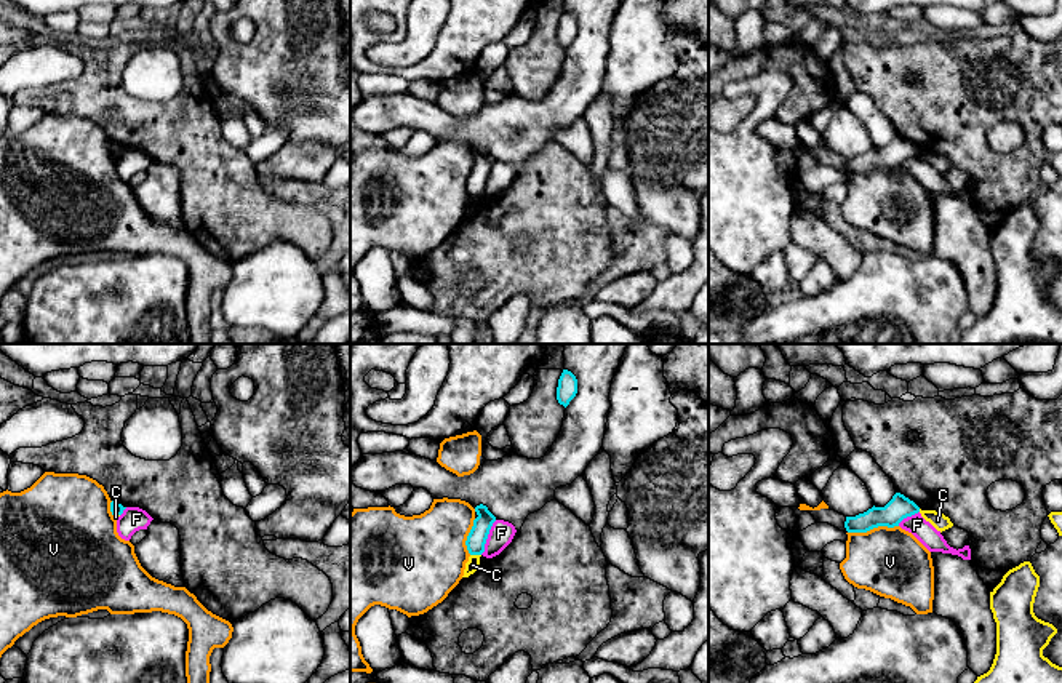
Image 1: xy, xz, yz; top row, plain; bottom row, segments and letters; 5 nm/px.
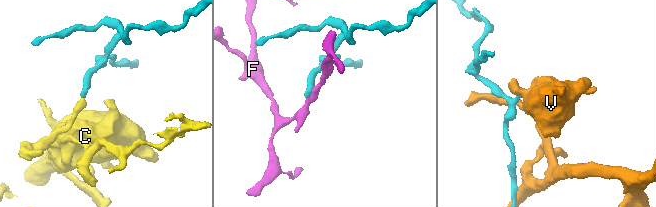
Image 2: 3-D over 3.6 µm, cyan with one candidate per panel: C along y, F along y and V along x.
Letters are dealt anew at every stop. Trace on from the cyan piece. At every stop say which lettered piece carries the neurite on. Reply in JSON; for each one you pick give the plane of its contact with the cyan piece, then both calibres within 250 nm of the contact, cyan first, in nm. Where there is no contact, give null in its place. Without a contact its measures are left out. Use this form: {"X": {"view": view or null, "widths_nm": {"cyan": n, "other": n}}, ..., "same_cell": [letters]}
{"same_cell": []}

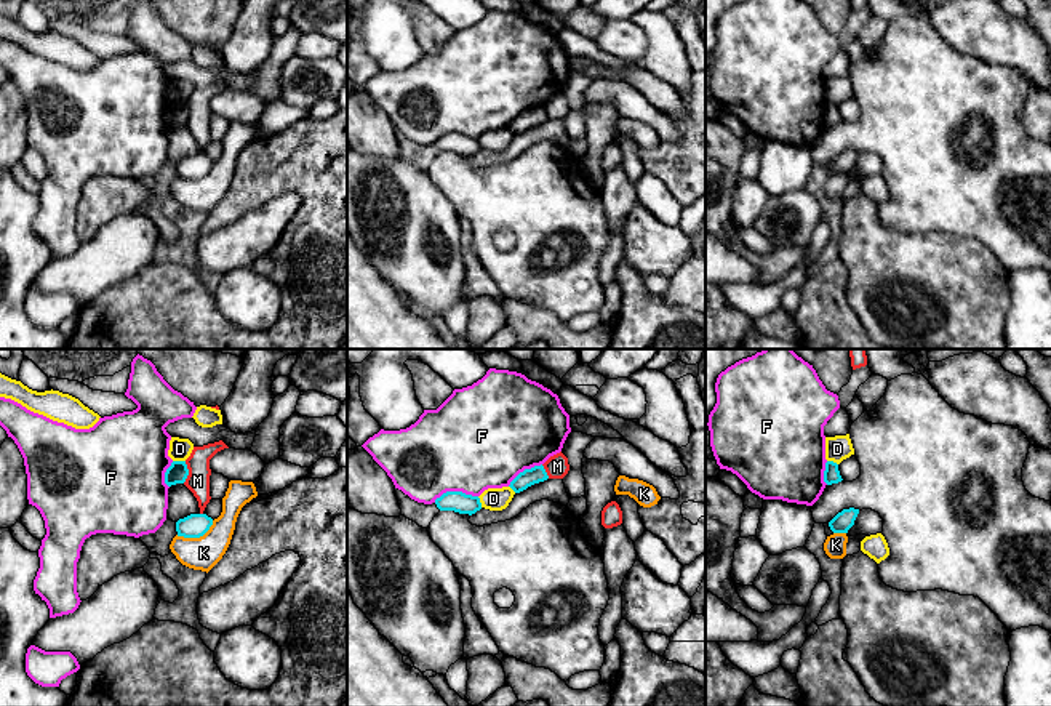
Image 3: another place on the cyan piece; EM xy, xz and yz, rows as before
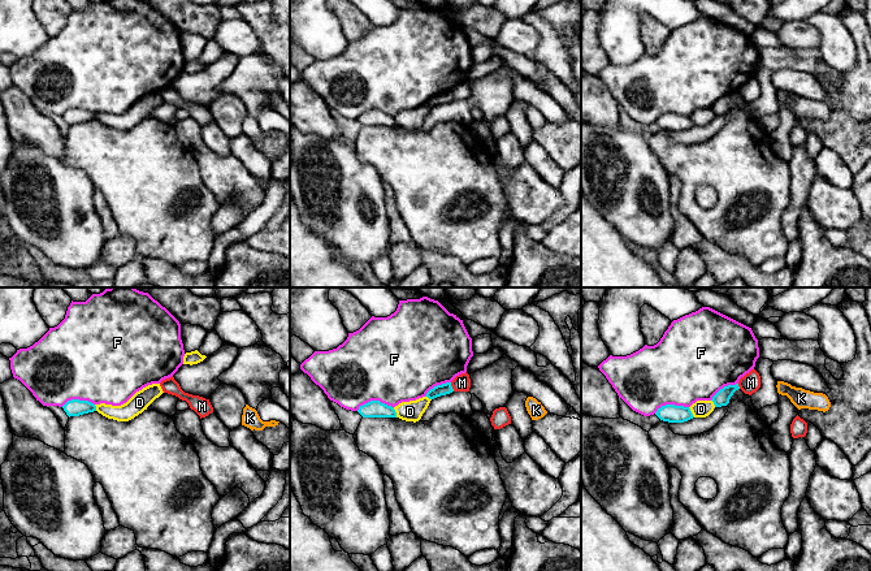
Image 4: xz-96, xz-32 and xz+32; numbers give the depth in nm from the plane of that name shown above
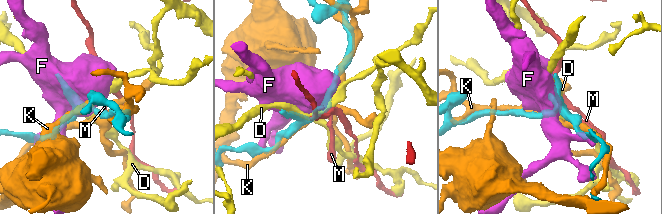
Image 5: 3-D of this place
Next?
{"same_cell": []}

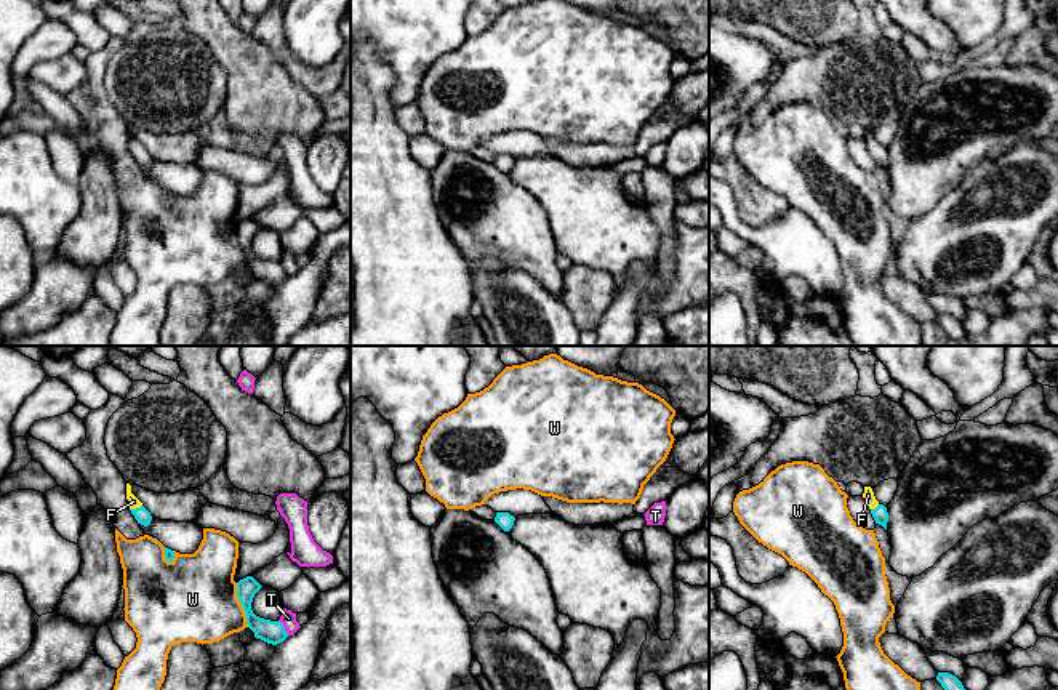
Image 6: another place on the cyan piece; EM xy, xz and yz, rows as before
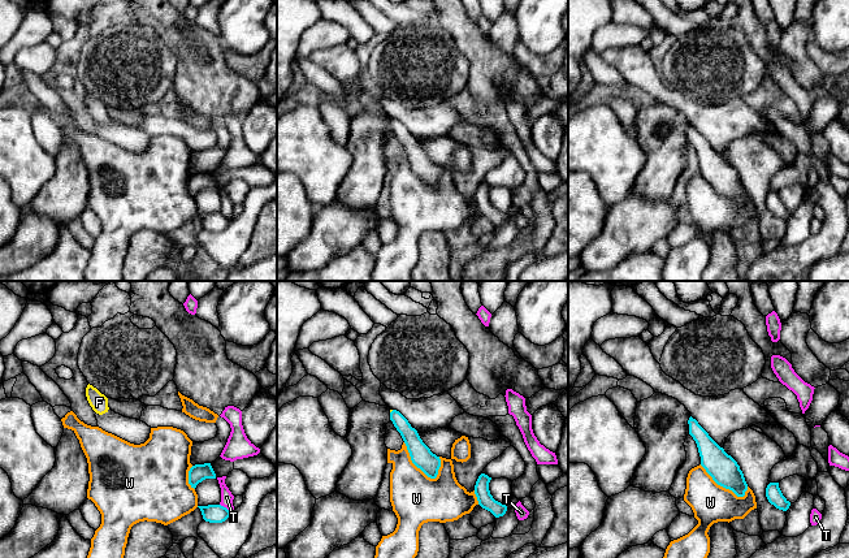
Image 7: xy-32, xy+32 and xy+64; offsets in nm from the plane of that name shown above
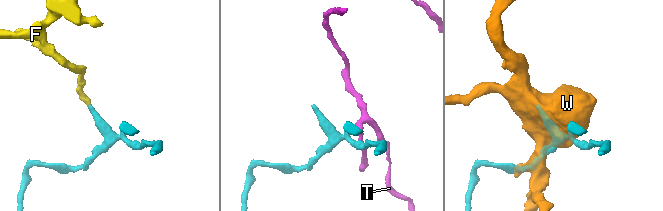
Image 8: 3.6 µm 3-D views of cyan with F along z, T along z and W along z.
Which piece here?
{"F": {"view": "xy", "widths_nm": {"cyan": 80, "other": 60}}, "same_cell": ["F"]}

